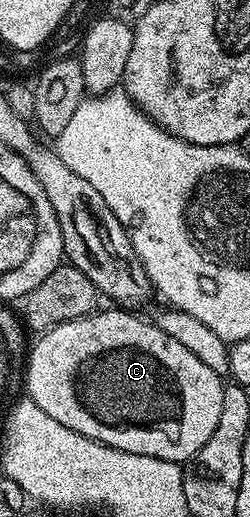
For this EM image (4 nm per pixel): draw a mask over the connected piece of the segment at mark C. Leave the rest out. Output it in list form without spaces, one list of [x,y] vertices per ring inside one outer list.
[[[99,308],[80,318],[59,322],[56,326],[52,326],[51,329],[38,335],[36,342],[39,343],[36,346],[34,343],[30,347],[25,358],[25,363],[27,362],[27,374],[25,370],[26,397],[32,398],[37,404],[37,408],[41,408],[41,412],[53,416],[53,420],[57,420],[57,424],[65,424],[65,428],[73,428],[73,432],[77,432],[86,438],[92,438],[94,442],[104,442],[106,446],[112,446],[118,450],[133,452],[141,456],[153,456],[154,458],[180,464],[190,463],[194,459],[195,453],[205,444],[205,440],[209,440],[209,436],[213,436],[213,428],[217,428],[217,419],[221,417],[221,396],[225,385],[224,379],[217,372],[213,372],[213,368],[201,364],[201,360],[197,360],[197,356],[193,356],[193,352],[189,352],[189,348],[177,344],[177,340],[173,340],[173,336],[165,336],[165,332],[161,332],[161,328],[157,328],[154,321],[147,319],[146,322],[145,319],[138,318],[135,315],[138,313],[128,312],[123,308],[111,309],[115,310]]]

